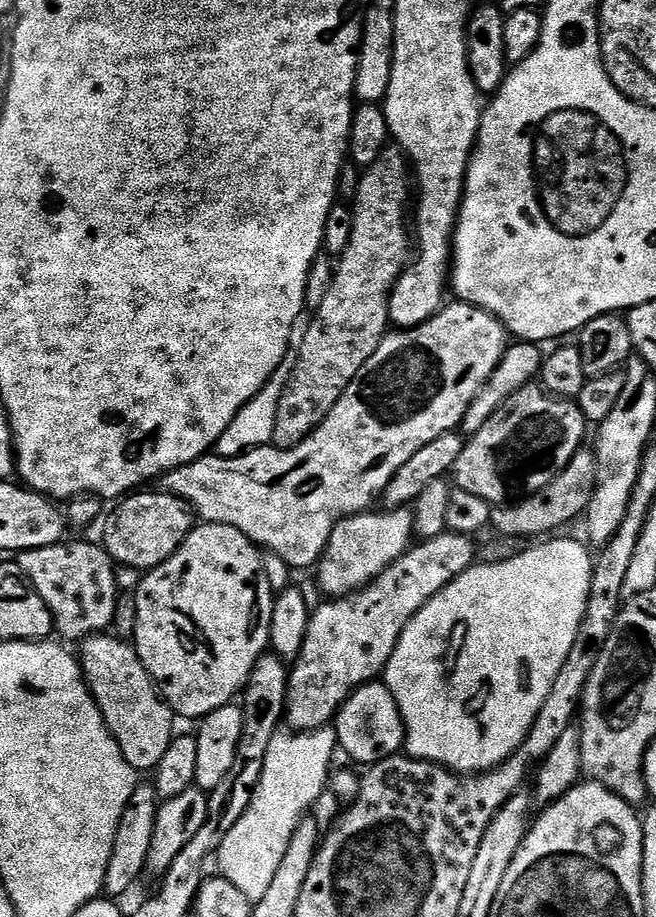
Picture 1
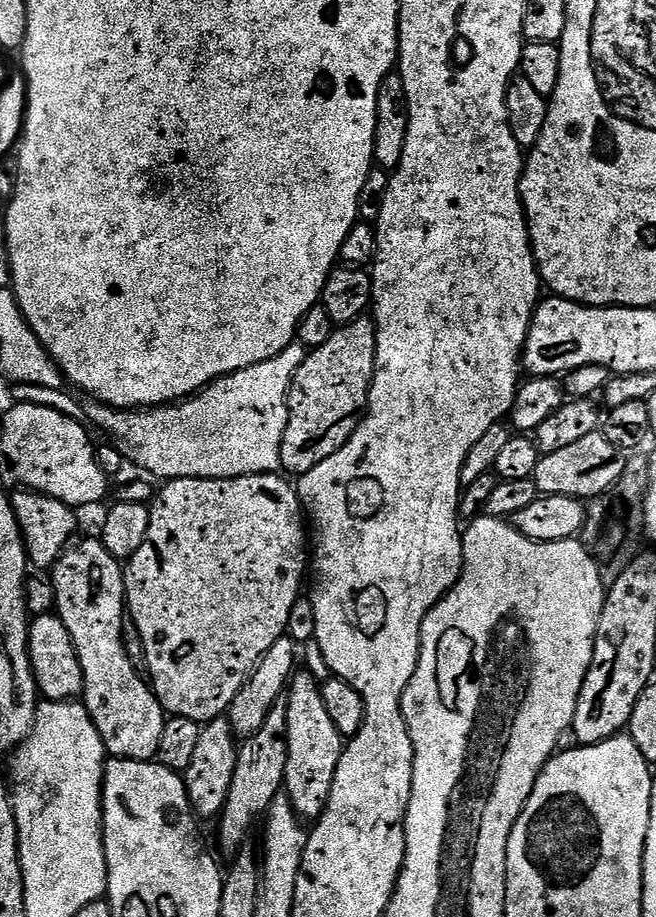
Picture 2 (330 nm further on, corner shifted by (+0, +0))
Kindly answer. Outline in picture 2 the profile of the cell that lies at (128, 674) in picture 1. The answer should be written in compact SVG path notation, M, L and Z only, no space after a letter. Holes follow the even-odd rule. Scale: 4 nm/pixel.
M98 538L84 540L80 545L69 547L64 555L50 569L50 583L56 596L55 615L70 630L82 662L84 695L82 703L90 714L94 726L104 743L105 753L117 760L155 761L158 754L158 742L162 742L162 730L166 713L152 691L149 681L139 676L124 649L122 622L126 618L126 601L124 599L124 568L121 561L111 556Z

